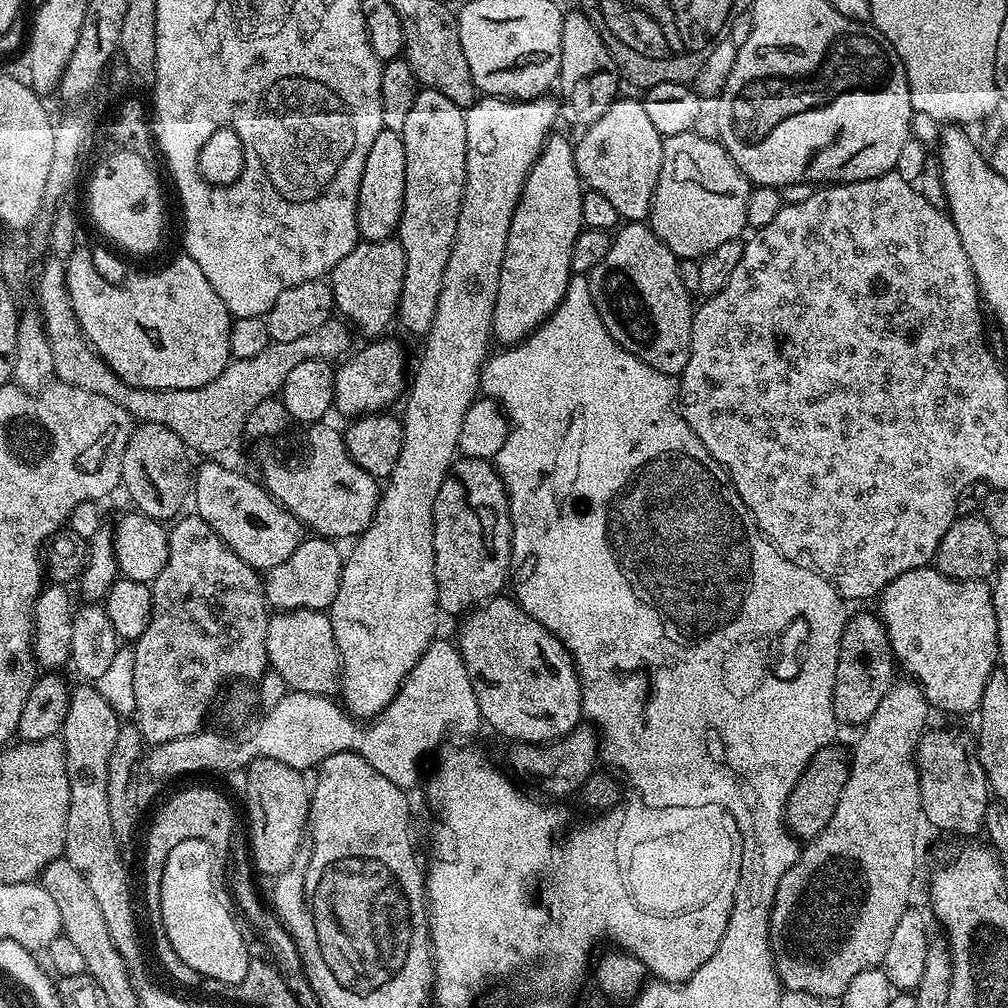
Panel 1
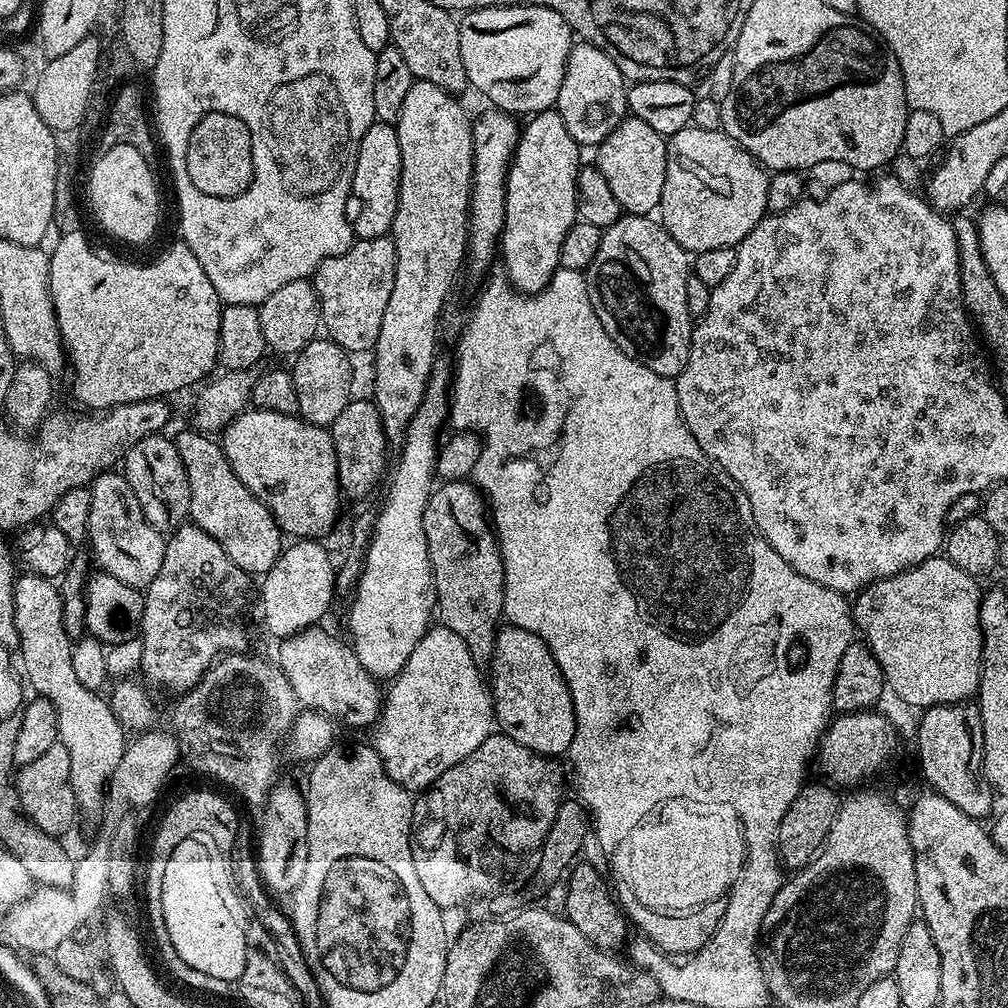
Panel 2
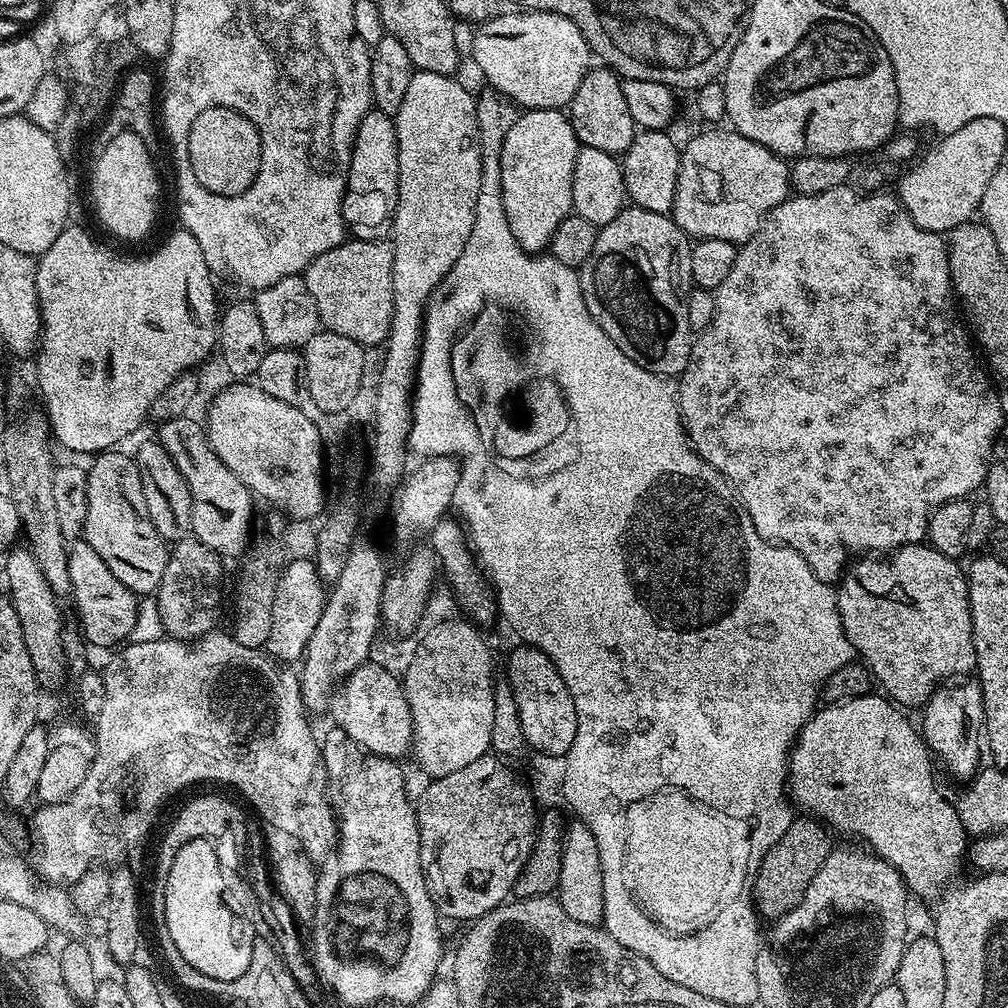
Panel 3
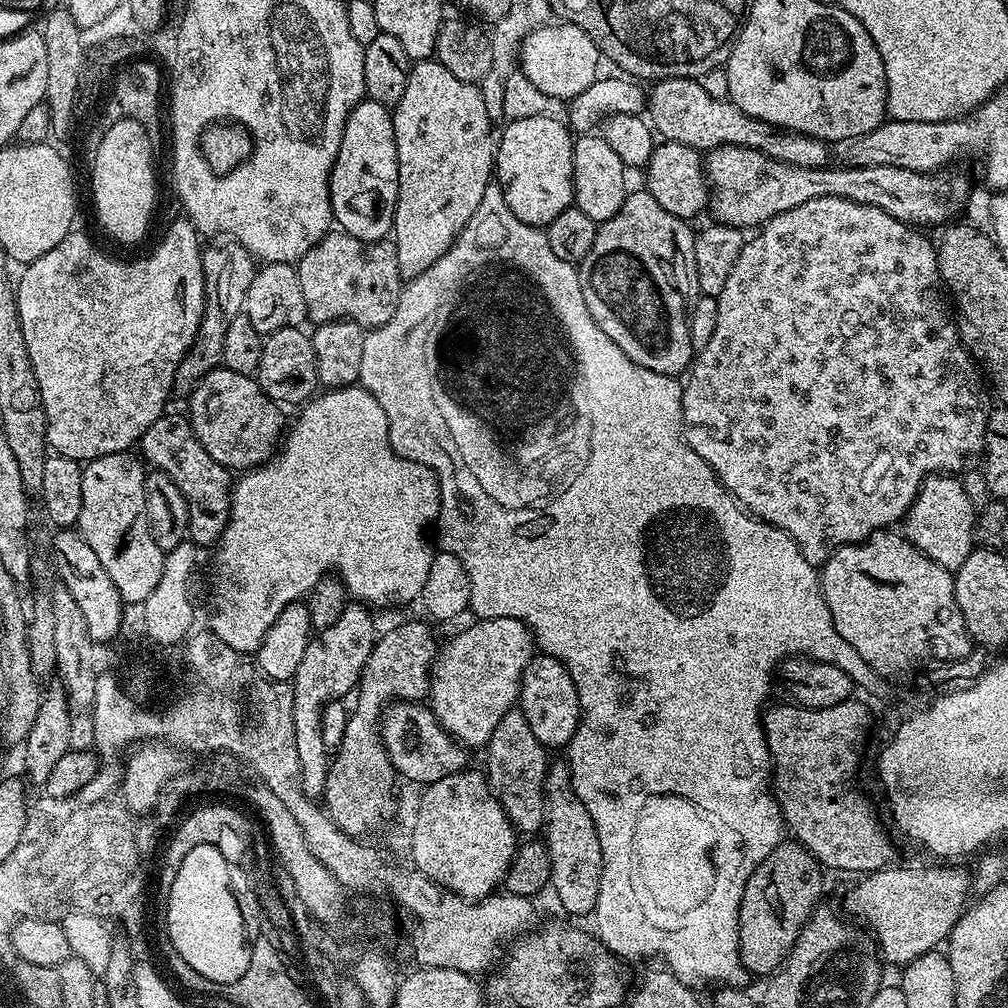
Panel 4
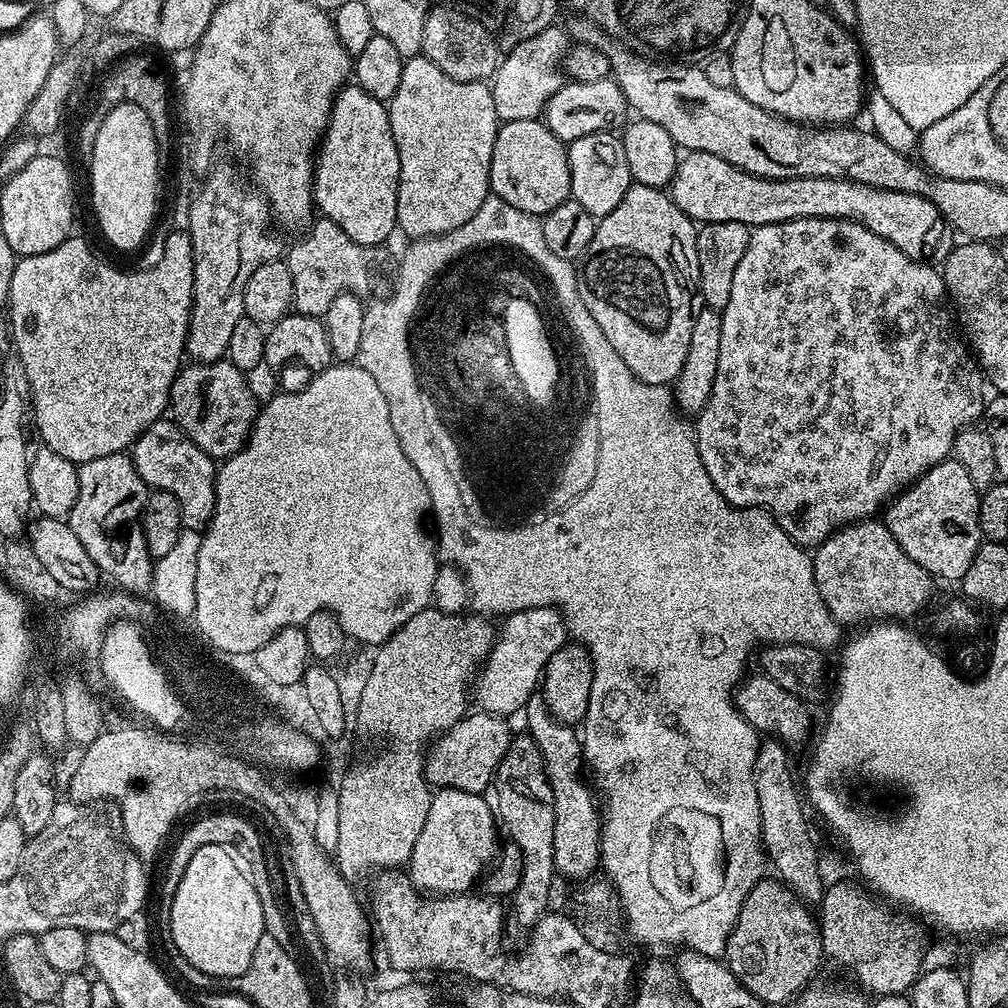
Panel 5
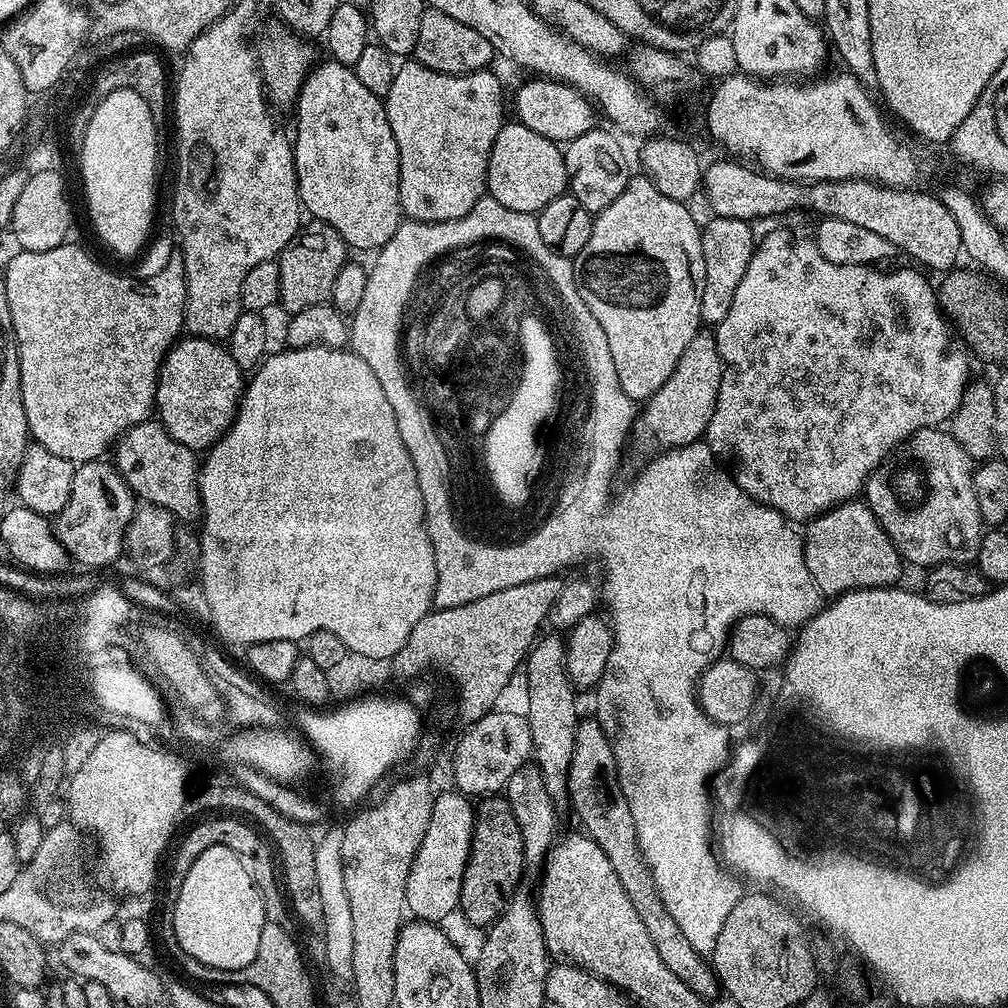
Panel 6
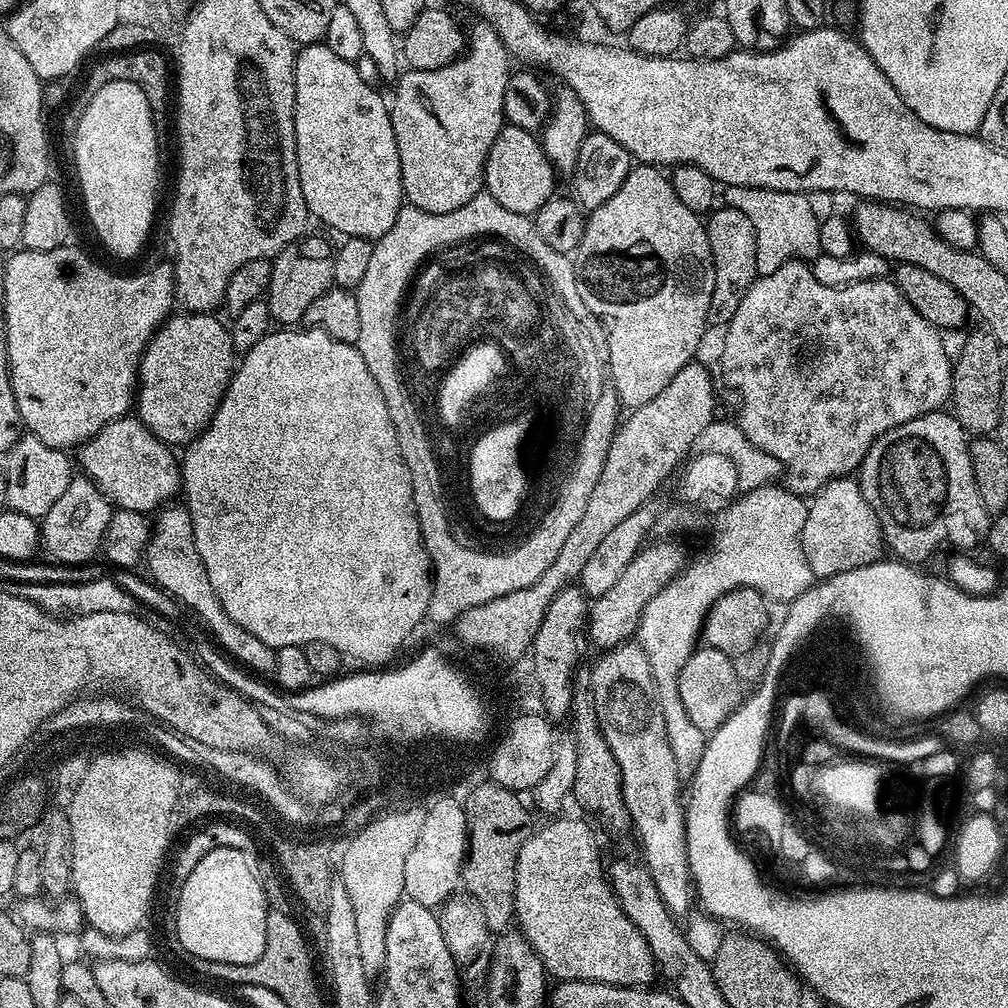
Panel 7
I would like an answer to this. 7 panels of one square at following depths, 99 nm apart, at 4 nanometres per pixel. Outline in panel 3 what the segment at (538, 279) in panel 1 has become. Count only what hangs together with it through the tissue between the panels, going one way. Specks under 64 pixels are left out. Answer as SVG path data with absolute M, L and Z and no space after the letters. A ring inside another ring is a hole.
M530 108L521 111L508 127L500 155L502 194L508 225L525 252L543 253L554 238L554 230L558 230L558 222L562 222L562 218L572 212L572 183L577 151L578 141L572 129L572 121L561 109Z

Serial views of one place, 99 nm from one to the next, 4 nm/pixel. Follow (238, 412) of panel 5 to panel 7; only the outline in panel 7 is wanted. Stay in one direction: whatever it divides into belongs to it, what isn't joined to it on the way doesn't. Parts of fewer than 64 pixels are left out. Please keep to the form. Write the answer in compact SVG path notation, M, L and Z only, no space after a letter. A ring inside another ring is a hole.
M181 311L179 314L173 314L160 325L160 329L153 334L152 341L146 346L144 356L140 360L134 412L163 444L191 444L193 439L208 427L232 380L238 353L232 344L229 325L225 321L223 324L218 317L219 315L207 312Z

